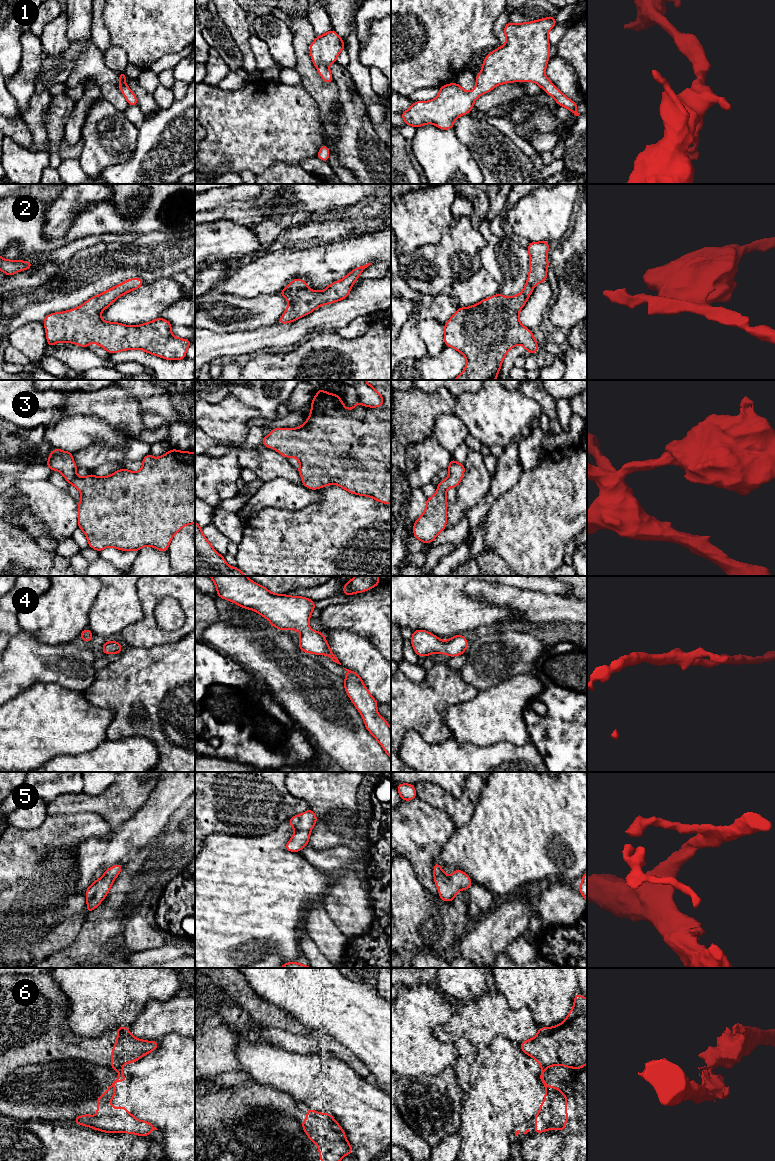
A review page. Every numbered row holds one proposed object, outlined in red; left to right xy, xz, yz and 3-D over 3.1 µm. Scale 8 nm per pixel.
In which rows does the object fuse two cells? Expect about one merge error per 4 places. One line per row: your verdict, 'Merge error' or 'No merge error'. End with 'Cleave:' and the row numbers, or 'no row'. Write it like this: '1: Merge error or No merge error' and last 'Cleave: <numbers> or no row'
1: No merge error
2: No merge error
3: No merge error
4: No merge error
5: No merge error
6: Merge error
Cleave: 6

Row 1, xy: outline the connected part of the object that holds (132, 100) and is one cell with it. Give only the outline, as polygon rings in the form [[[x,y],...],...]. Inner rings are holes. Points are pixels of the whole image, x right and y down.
[[[119,72],[119,87],[122,94],[125,96],[129,106],[138,105],[138,100],[134,94],[134,92],[125,84],[126,82],[126,74],[124,72]]]

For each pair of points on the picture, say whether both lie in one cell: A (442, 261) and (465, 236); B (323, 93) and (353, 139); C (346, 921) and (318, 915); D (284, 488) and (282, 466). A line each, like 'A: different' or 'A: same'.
A: same
B: different
C: different
D: different

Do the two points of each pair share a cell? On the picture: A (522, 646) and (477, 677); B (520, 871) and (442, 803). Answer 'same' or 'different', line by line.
A: same
B: different

